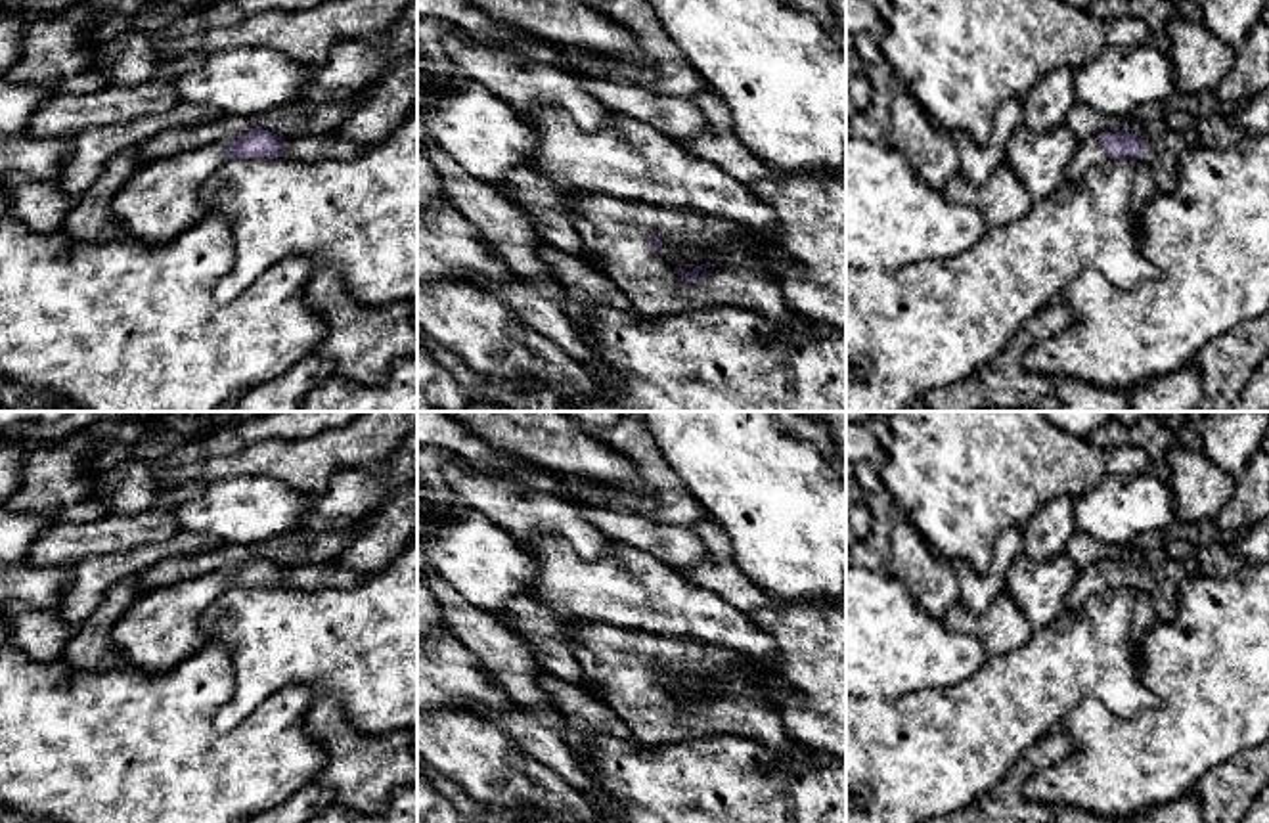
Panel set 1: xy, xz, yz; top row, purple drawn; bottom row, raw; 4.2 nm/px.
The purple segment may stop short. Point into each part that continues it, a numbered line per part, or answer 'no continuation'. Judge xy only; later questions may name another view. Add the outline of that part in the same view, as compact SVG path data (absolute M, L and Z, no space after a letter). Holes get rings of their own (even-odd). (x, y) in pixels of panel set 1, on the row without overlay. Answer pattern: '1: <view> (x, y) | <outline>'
1: xy (332, 575) | M335 561L285 568L283 586L306 591L348 589L362 586L366 576Z

